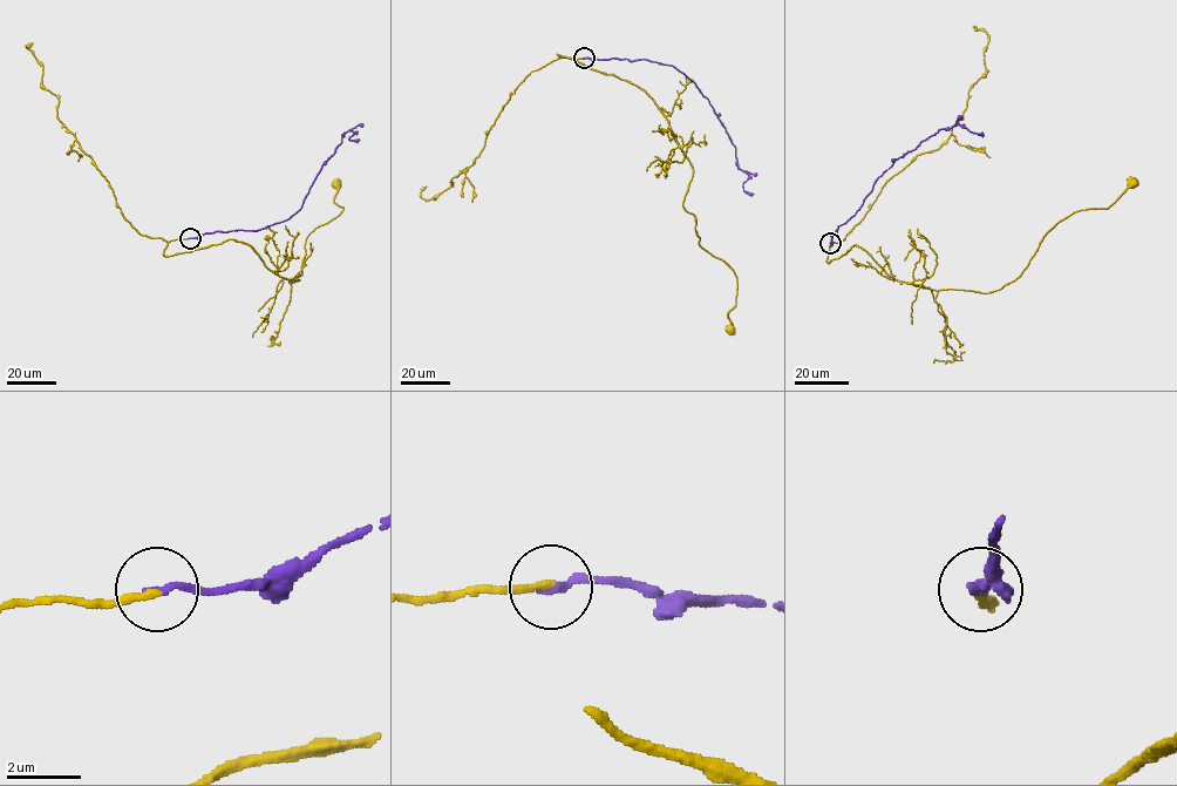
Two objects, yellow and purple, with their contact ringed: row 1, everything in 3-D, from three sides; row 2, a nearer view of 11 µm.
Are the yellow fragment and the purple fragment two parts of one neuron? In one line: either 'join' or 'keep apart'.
join

